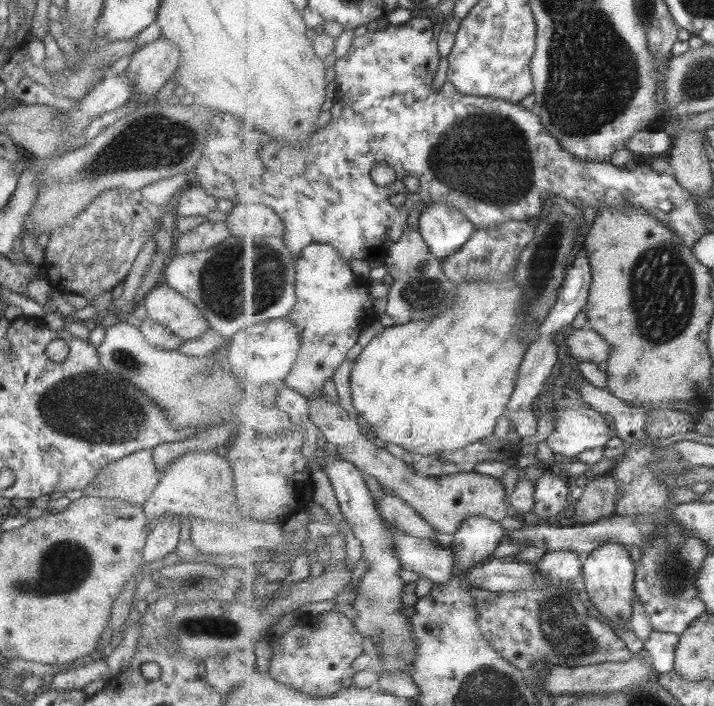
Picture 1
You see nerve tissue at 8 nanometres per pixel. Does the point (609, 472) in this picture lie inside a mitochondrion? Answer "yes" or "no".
no

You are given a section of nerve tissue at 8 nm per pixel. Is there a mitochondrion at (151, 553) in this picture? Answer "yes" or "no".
no

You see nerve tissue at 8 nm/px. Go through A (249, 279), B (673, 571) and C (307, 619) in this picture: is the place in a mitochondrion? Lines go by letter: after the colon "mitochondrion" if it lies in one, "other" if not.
A: mitochondrion
B: mitochondrion
C: other

